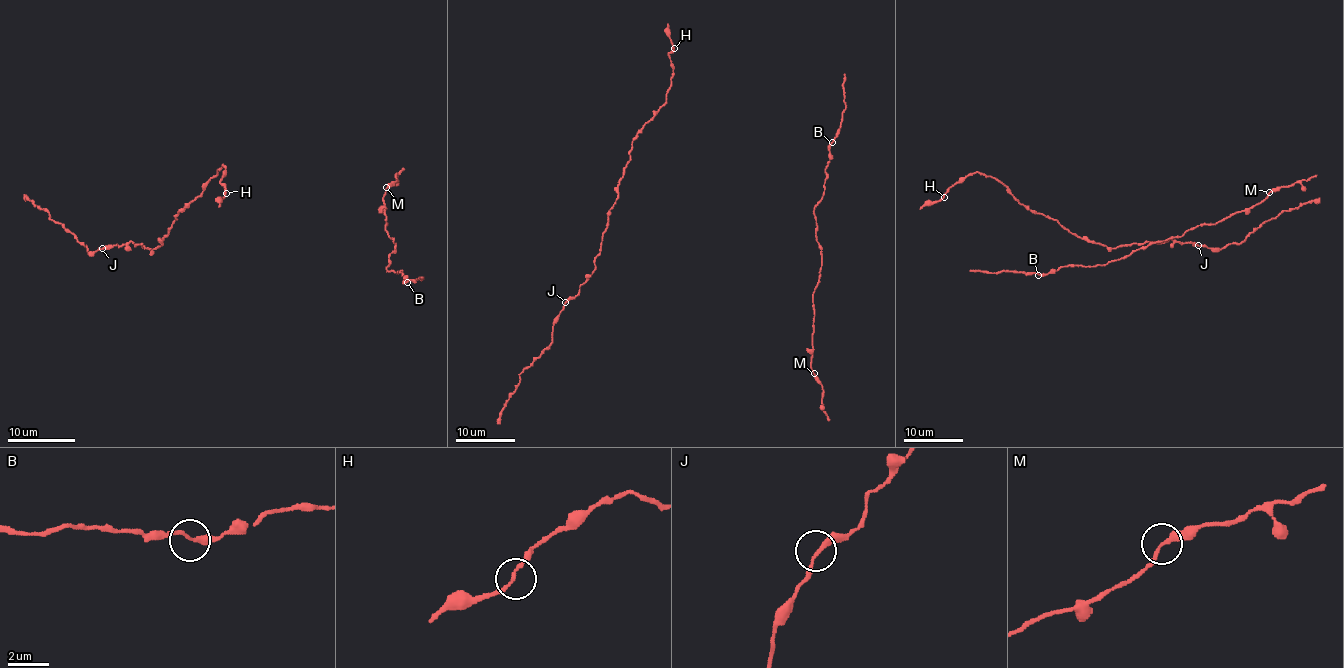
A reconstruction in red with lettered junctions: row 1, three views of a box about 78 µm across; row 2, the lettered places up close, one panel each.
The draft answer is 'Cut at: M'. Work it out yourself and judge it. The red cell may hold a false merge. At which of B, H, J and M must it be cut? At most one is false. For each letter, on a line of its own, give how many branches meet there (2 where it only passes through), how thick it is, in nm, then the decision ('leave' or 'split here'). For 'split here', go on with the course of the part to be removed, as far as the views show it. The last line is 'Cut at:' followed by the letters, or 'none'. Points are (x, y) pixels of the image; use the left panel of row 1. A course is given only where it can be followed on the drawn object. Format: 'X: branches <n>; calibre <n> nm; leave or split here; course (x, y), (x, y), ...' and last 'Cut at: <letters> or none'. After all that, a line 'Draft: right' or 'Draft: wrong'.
B: branches 2; calibre 240 nm; leave
H: branches 2; calibre 150 nm; leave
J: branches 2; calibre 200 nm; leave
M: branches 2; calibre 200 nm; leave
Cut at: none
Draft: wrong

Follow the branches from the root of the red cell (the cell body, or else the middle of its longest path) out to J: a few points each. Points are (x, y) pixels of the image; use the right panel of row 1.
J: (944, 197), (980, 172), (1002, 182), (1030, 210), (1106, 247), (1170, 239), (1198, 245)

